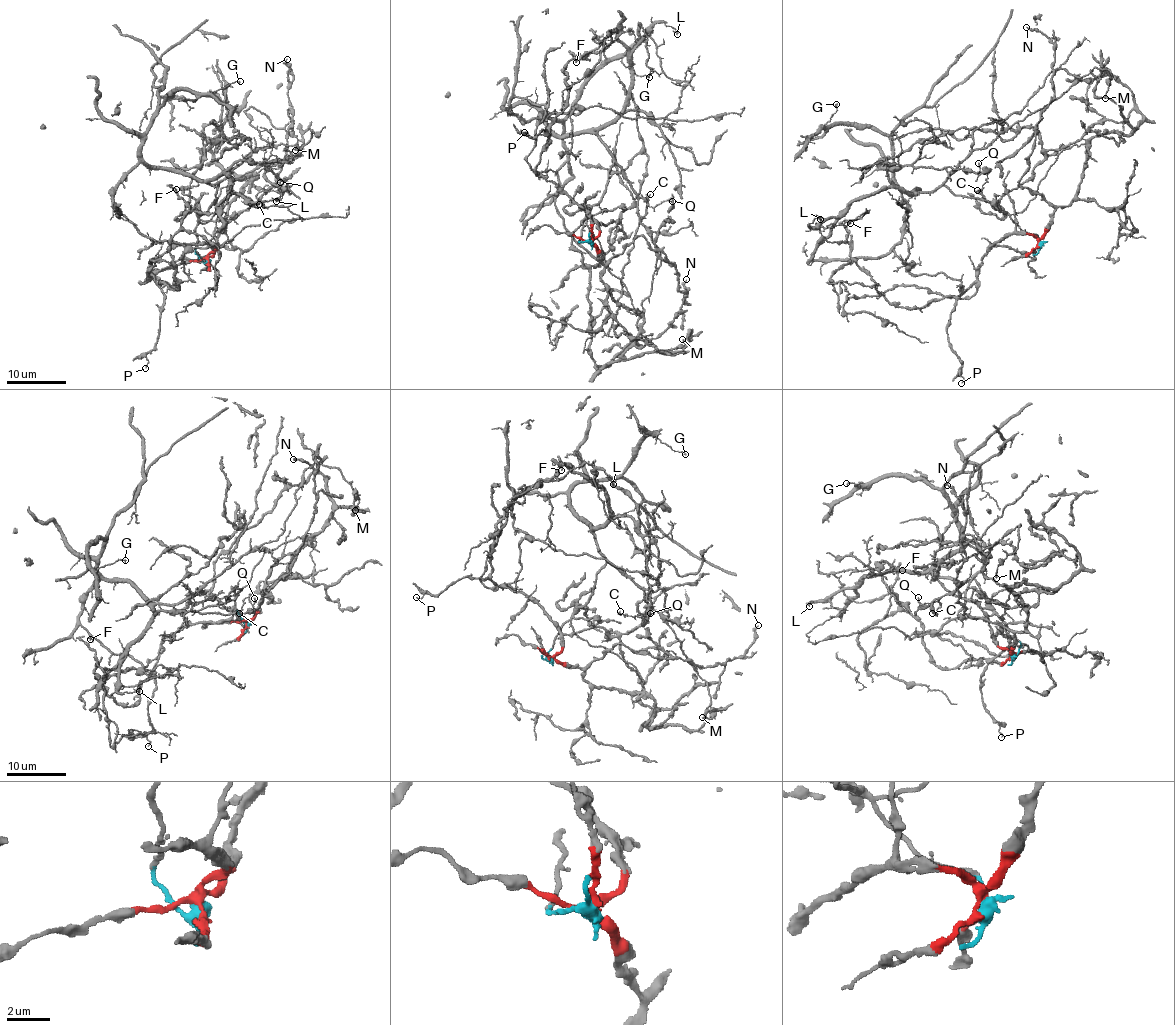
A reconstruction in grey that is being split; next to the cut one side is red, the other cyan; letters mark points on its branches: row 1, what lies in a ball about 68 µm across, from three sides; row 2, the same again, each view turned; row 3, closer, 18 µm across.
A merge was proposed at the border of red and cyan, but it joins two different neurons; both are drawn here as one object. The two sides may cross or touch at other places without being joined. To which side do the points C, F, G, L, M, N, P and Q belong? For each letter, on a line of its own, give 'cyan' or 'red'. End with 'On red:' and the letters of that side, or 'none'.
C: red
F: red
G: cyan
L: cyan
M: cyan
N: red
P: red
Q: red
On red: C, F, N, P, Q

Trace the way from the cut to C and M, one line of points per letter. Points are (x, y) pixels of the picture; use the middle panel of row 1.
C: (589, 239), (603, 264), (641, 236), (670, 263), (655, 238), (672, 200), (652, 207), (649, 193)
M: (589, 241), (579, 241), (582, 220), (615, 163), (659, 254), (637, 329), (659, 351), (683, 339)

